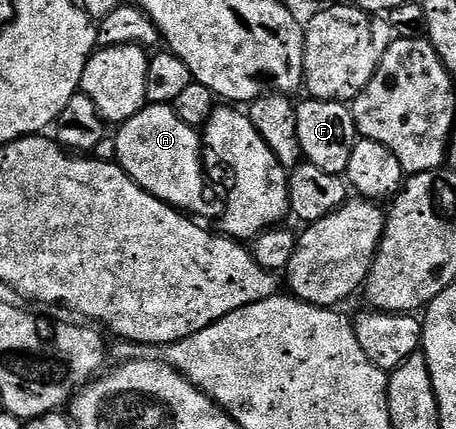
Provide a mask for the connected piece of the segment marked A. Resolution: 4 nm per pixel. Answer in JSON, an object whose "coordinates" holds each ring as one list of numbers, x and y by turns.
{"coordinates":[[146,104,145,108,131,115,131,119,120,122,118,129,121,130,115,133,115,161,136,185,186,214,218,216,218,206,209,205,209,197,205,194,207,178,203,164,202,134,194,126,183,123,172,104]]}

